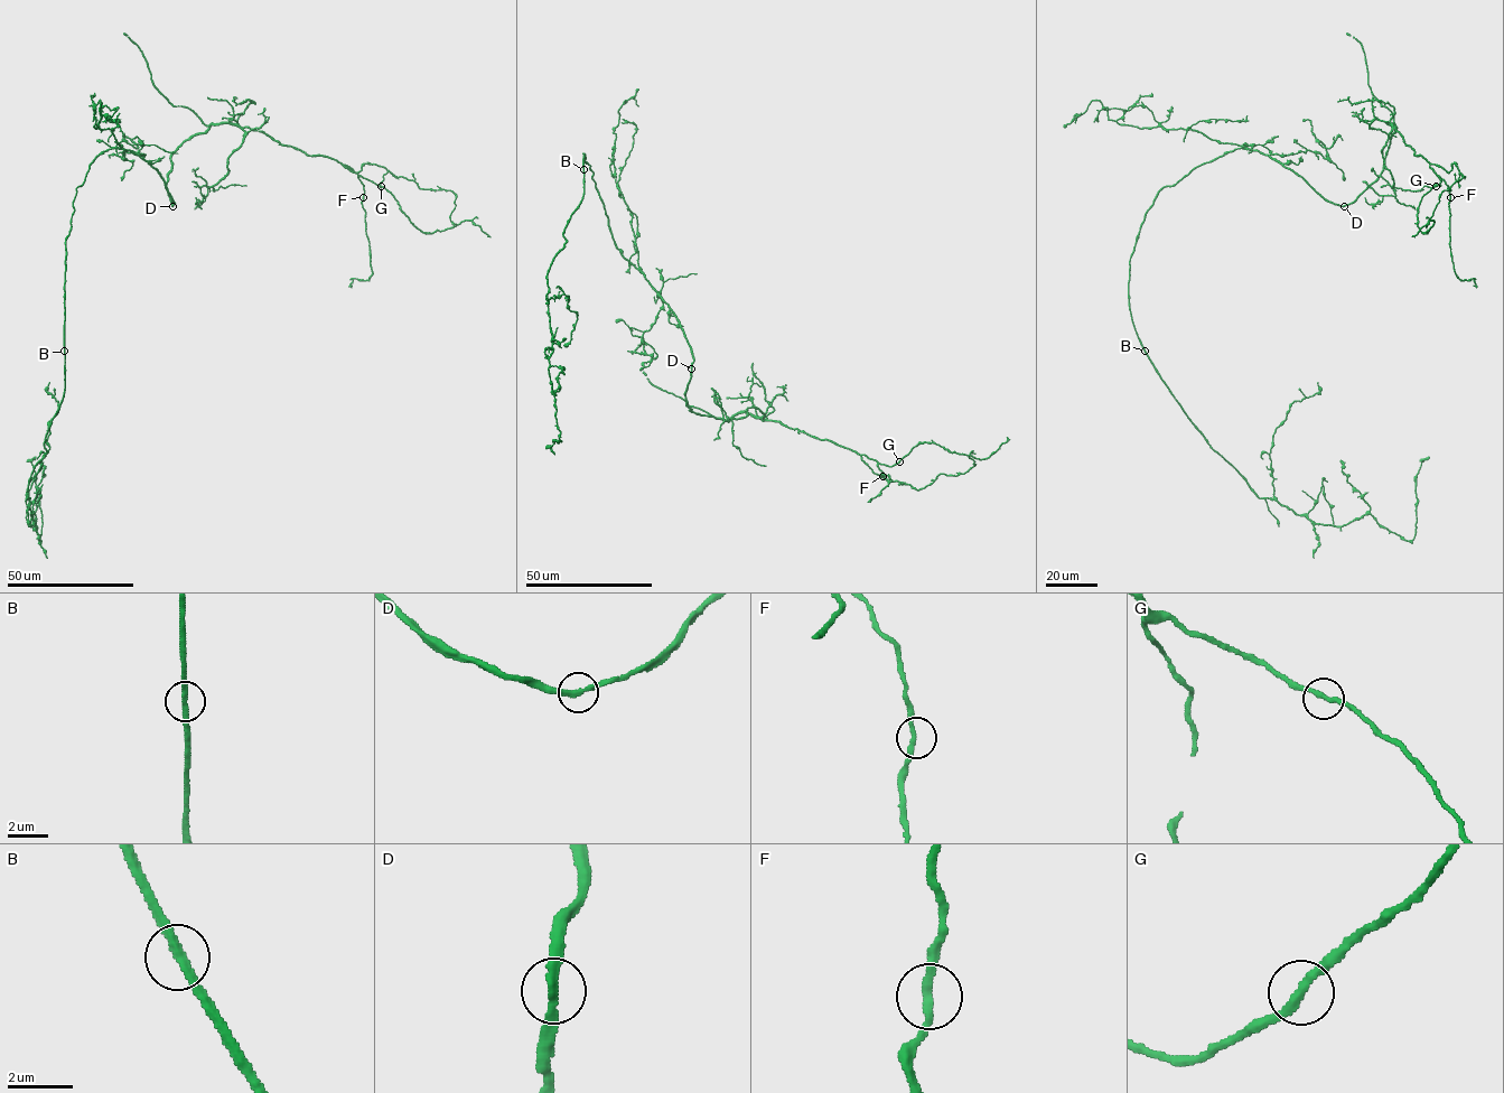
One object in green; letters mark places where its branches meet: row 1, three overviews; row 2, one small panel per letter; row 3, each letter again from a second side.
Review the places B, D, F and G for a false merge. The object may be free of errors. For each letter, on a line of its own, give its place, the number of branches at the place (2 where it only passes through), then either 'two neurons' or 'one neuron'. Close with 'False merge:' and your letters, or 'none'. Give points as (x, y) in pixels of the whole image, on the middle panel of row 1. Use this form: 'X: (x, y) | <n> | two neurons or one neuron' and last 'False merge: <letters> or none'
B: (584, 169) | 2 | one neuron
D: (691, 368) | 2 | one neuron
F: (883, 476) | 2 | one neuron
G: (899, 461) | 2 | one neuron
False merge: none

